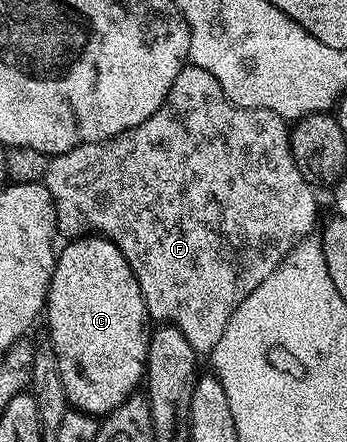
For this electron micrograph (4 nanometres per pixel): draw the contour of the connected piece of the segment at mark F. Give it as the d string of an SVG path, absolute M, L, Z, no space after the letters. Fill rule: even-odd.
M183 65L180 73L176 73L176 81L172 81L172 89L168 89L168 97L164 97L164 105L160 105L160 109L156 109L156 113L152 113L148 121L140 121L140 125L119 135L113 135L110 139L99 143L85 143L68 153L53 156L48 165L44 185L56 209L58 235L62 237L66 235L67 240L72 240L93 233L102 236L103 239L112 240L120 249L120 253L124 253L140 285L140 293L146 302L147 316L159 324L170 323L176 329L180 329L180 333L188 337L188 345L192 345L192 349L199 353L209 353L214 350L216 341L220 341L240 301L244 301L244 297L248 297L248 293L252 293L252 289L256 289L256 285L260 285L260 281L264 281L268 273L277 269L279 260L266 258L281 243L290 245L299 239L306 238L315 230L314 221L318 217L315 188L310 180L302 176L290 152L290 127L287 120L268 109L236 105L227 97L224 89L220 89L220 81L216 81L212 73L193 65Z

